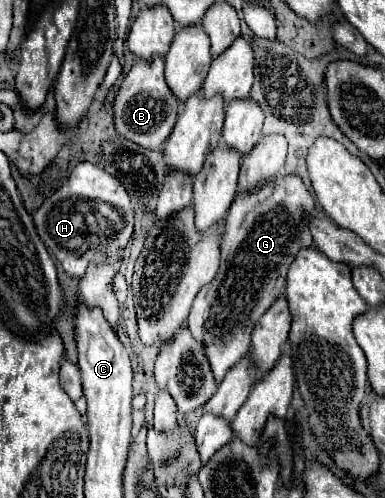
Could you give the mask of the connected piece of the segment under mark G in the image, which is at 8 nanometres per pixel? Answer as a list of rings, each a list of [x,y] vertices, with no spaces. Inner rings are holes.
[[[278,176],[258,192],[238,194],[226,216],[220,240],[220,266],[210,284],[200,288],[194,298],[188,330],[202,342],[216,386],[238,360],[250,350],[250,332],[254,322],[270,308],[286,286],[286,272],[294,256],[304,246],[314,246],[308,222],[302,212],[316,214],[316,202],[308,188],[296,176]]]

